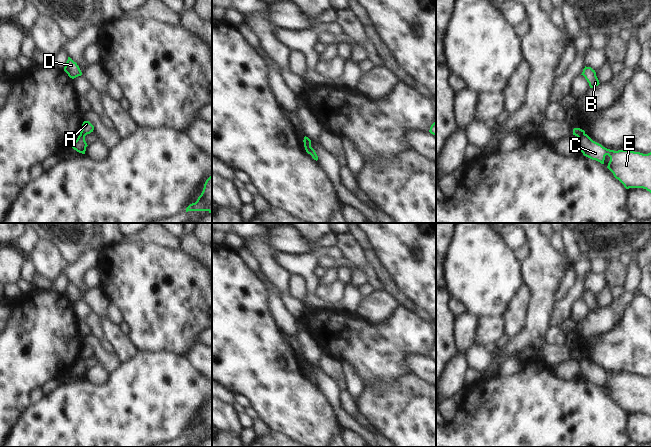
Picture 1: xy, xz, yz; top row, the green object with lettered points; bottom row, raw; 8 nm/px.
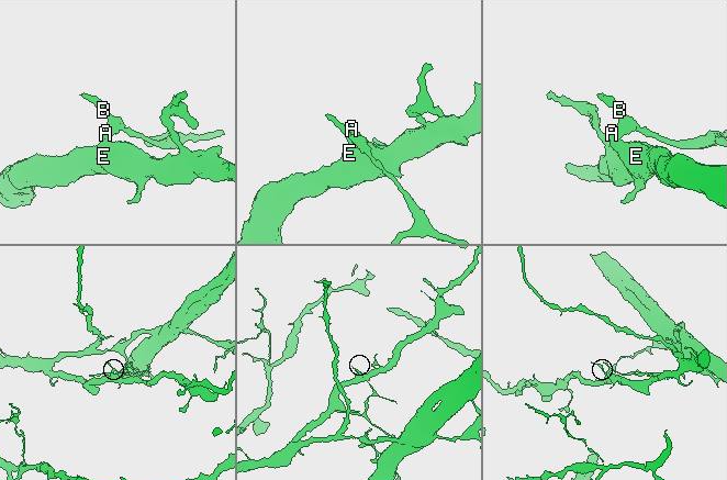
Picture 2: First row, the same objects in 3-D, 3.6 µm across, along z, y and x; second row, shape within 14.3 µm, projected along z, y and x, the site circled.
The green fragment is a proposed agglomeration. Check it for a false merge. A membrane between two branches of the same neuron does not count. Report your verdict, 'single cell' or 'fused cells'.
fused cells

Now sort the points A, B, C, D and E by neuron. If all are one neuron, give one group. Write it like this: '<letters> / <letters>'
A B D / C E

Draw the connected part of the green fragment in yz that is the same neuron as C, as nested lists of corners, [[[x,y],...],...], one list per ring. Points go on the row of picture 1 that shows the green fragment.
[[[587,134],[579,137],[579,149],[584,156],[592,160],[596,160],[601,164],[604,164],[605,156],[608,155],[610,157],[610,161],[607,168],[626,189],[643,188],[651,193],[651,152],[648,154],[643,154],[628,150],[610,150],[593,141]]]

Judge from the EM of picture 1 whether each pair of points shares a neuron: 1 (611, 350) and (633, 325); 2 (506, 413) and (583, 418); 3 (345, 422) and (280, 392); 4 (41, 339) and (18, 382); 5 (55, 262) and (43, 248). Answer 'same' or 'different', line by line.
1: same
2: same
3: different
4: same
5: same

